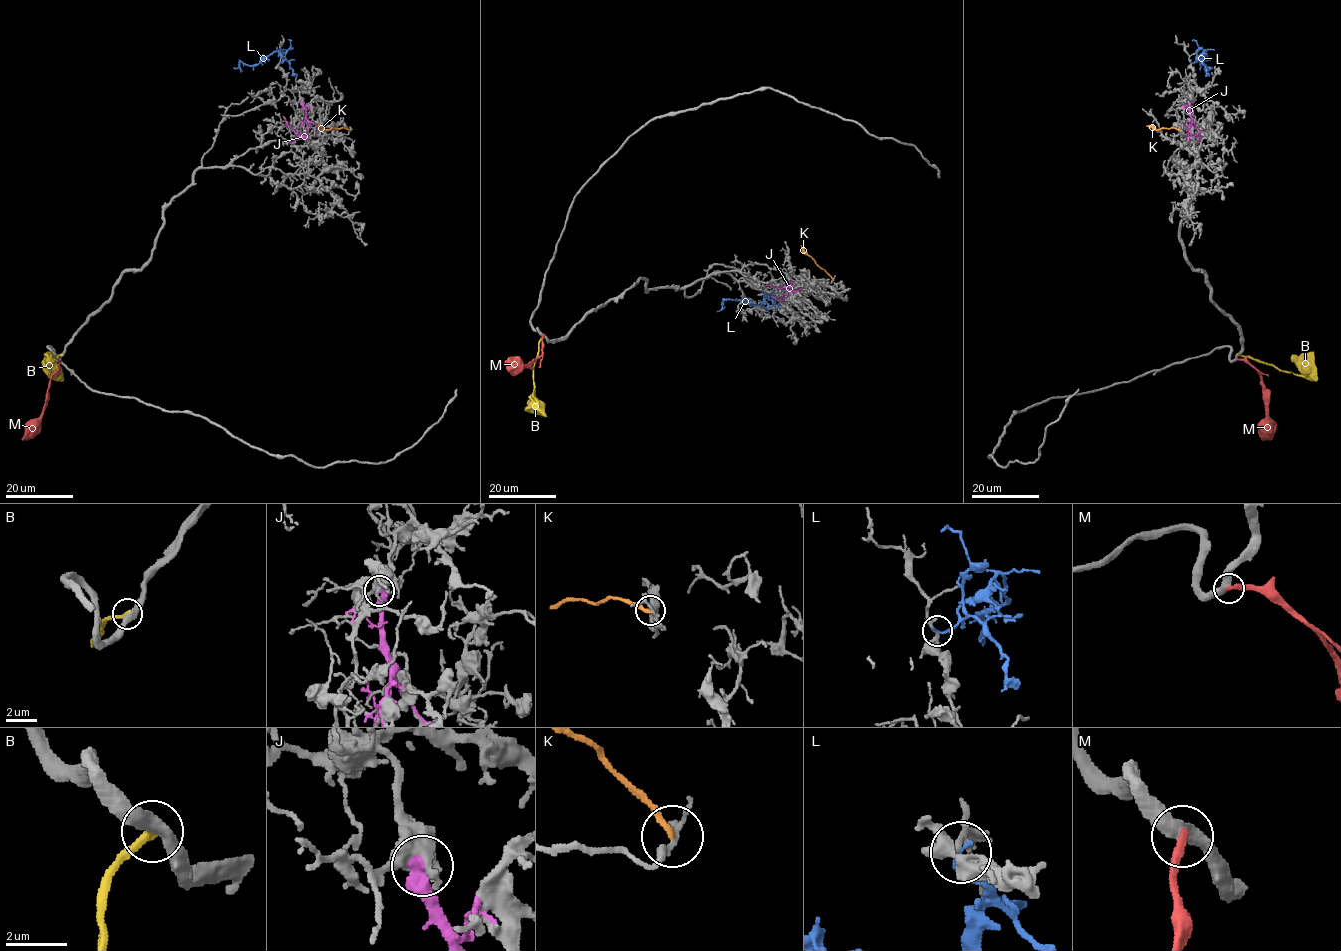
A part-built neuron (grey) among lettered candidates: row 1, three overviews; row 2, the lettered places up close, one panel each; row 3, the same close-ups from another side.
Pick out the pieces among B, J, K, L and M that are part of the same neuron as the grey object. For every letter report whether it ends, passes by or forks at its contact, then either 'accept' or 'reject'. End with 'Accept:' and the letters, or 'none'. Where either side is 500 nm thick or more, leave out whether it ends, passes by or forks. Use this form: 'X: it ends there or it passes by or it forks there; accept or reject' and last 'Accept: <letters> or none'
B: it ends there; accept
J: reject
K: it ends there; reject
L: it ends there; reject
M: it ends there; reject
Accept: B

